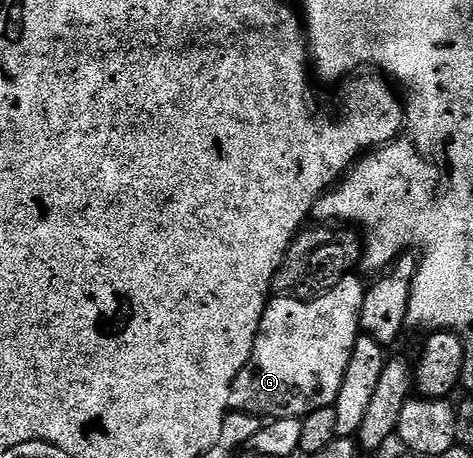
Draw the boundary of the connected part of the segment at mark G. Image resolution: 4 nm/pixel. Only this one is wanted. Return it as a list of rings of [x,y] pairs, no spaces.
[[[352,273],[344,277],[329,294],[319,299],[277,299],[272,298],[261,317],[259,332],[253,345],[249,361],[237,373],[229,389],[229,408],[245,415],[258,415],[264,420],[304,419],[317,409],[334,404],[349,365],[351,346],[359,338],[359,314],[363,304],[365,283]]]

